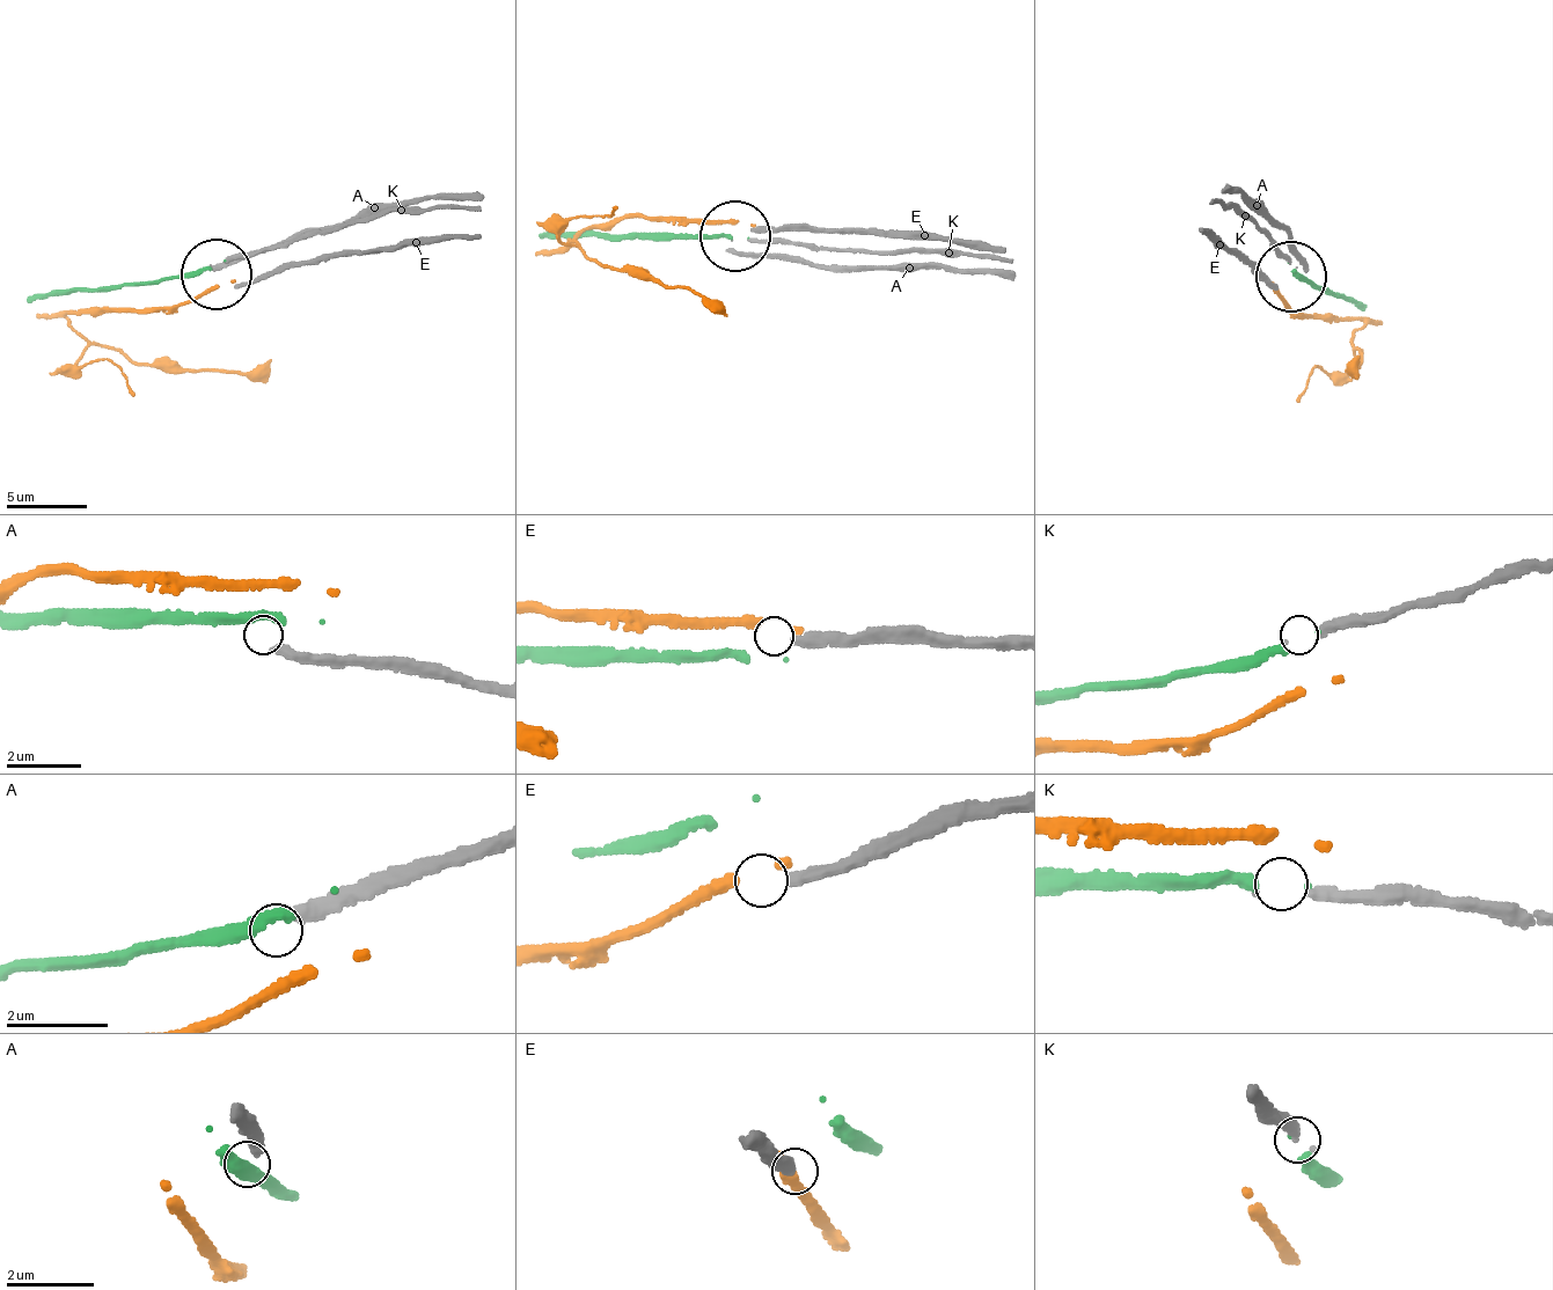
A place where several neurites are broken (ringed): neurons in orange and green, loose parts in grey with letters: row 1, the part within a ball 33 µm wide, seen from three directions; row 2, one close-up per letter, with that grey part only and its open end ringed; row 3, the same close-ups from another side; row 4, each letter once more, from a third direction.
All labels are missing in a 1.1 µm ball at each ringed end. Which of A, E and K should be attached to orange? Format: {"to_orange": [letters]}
{"to_orange": []}

